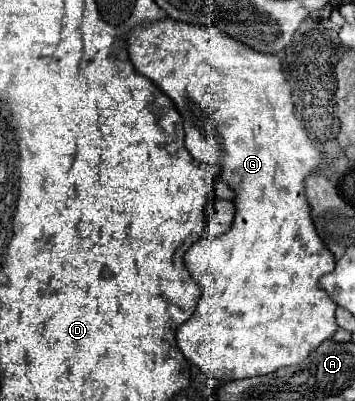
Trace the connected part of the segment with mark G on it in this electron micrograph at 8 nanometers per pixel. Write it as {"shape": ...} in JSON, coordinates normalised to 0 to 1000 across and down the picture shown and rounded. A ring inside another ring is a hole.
{"shape":[[[462,42],[456,52],[428,52],[428,57],[406,57],[406,62],[383,62],[377,72],[366,72],[366,82],[355,87],[355,122],[366,132],[366,147],[383,167],[389,182],[411,187],[456,232],[468,232],[496,272],[507,277],[513,297],[518,297],[518,327],[524,327],[524,372],[535,377],[535,387],[546,397],[580,401],[580,406],[603,406],[625,416],[625,446],[665,476],[665,541],[659,541],[659,561],[608,596],[569,596],[558,606],[546,606],[530,631],[524,631],[524,656],[535,671],[535,686],[546,691],[546,701],[563,711],[563,751],[558,766],[546,776],[546,786],[513,805],[496,820],[496,855],[501,870],[513,875],[513,885],[552,915],[563,915],[575,930],[586,930],[597,945],[608,950],[659,950],[659,945],[693,945],[693,940],[721,940],[721,935],[755,935],[789,915],[811,915],[811,910],[834,910],[851,895],[862,895],[907,850],[930,845],[952,810],[941,796],[941,776],[946,761],[941,751],[930,751],[930,741],[896,721],[896,701],[907,686],[930,681],[946,661],[941,636],[913,616],[907,596],[896,591],[879,541],[873,541],[873,516],[868,501],[856,491],[856,446],[862,436],[873,436],[879,426],[890,426],[896,406],[901,406],[901,377],[879,362],[879,352],[868,347],[856,317],[845,312],[845,302],[828,287],[828,257],[823,257],[823,232],[817,232],[817,212],[800,197],[794,167],[789,167],[789,147],[783,137],[744,137],[727,132],[704,117],[693,117],[687,107],[642,92],[637,82],[625,82],[608,67],[592,62],[535,62],[535,57],[513,57],[513,52],[490,52],[479,42]]]}

